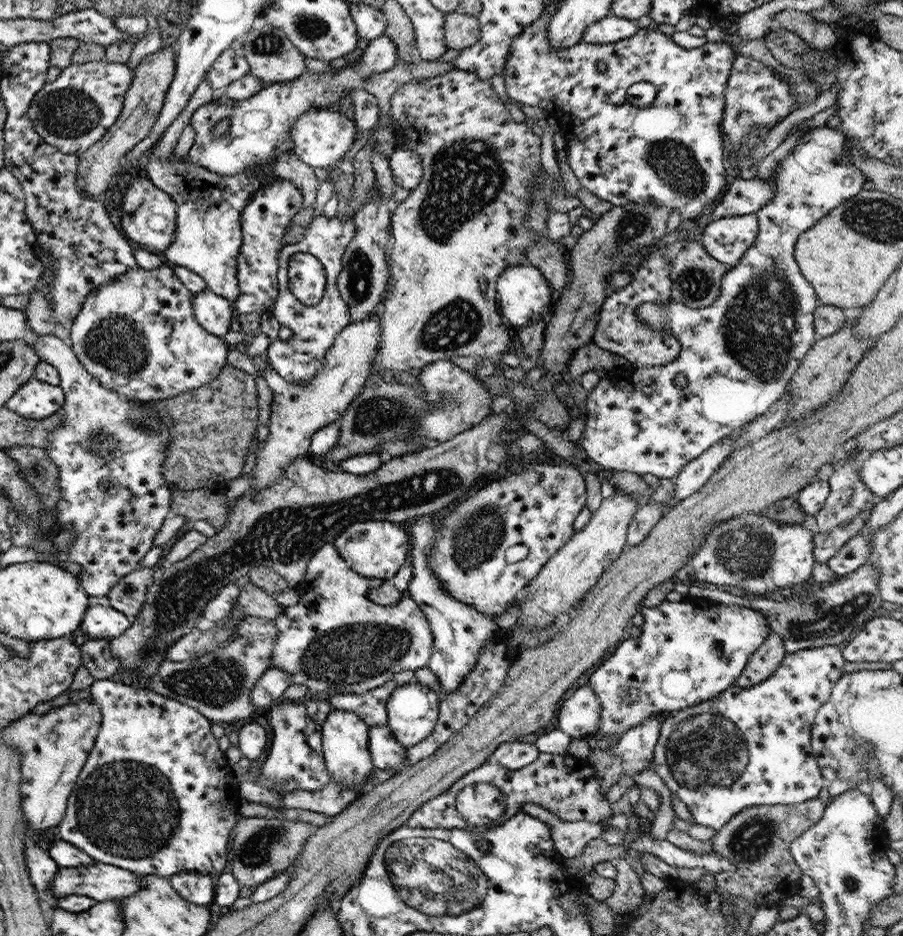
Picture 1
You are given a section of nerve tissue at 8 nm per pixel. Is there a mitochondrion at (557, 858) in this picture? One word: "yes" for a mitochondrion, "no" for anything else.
no

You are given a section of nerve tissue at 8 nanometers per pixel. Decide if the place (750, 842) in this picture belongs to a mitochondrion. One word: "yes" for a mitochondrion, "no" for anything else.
yes

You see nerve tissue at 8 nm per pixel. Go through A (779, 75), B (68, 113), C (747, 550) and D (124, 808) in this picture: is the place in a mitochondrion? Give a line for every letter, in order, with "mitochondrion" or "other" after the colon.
A: other
B: mitochondrion
C: mitochondrion
D: mitochondrion

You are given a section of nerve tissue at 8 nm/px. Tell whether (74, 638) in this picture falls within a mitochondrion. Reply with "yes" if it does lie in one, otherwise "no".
no

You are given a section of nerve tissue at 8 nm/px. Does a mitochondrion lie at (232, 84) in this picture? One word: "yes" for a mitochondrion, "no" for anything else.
no

